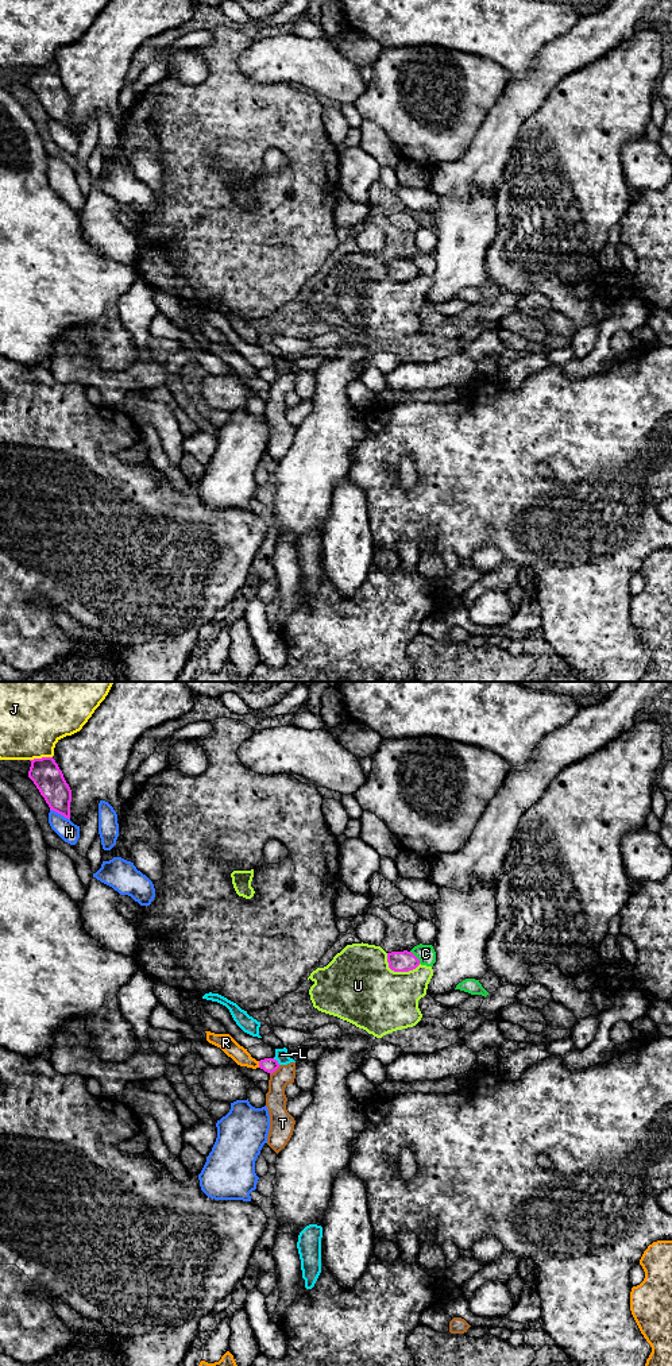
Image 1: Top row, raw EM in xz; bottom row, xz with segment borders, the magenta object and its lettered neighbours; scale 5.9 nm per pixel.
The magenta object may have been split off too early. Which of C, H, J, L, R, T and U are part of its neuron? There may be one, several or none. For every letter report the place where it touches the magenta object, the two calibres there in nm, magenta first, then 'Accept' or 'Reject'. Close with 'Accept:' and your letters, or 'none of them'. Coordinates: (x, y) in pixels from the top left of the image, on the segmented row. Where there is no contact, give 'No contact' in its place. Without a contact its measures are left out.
C: Touches magenta at xz (416, 957). Thickness 130 nm (magenta) against 110 nm. Reject
H: Touches magenta at xz (60, 813). Thickness 180 nm (magenta) against 120 nm. Reject
J: Touches magenta at xz (41, 759). Thickness 180 nm (magenta) against 400 nm. Reject
L: Touches magenta at xz (277, 1061). Thickness 90 nm (magenta) against 80 nm. Reject
R: Touches magenta at xz (259, 1064). Thickness 90 nm (magenta) against 100 nm. Reject
T: Touches magenta at xz (274, 1071). Thickness 90 nm (magenta) against 130 nm. Reject
U: Touches magenta at xz (398, 971). Thickness 130 nm (magenta) against 420 nm. Reject
Accept: none of them

